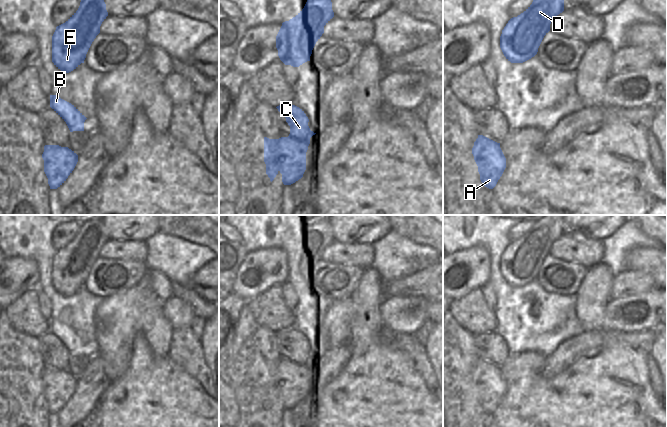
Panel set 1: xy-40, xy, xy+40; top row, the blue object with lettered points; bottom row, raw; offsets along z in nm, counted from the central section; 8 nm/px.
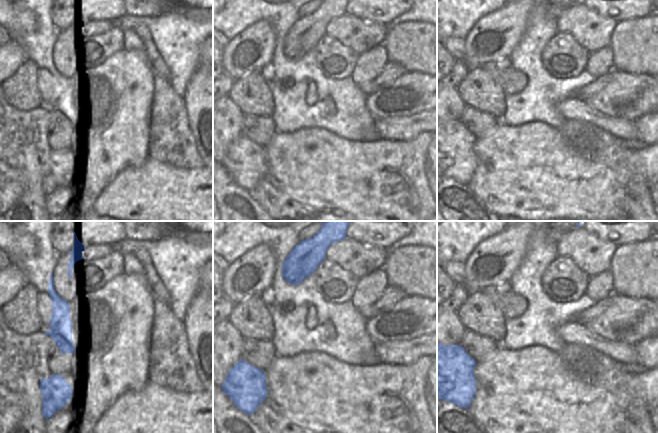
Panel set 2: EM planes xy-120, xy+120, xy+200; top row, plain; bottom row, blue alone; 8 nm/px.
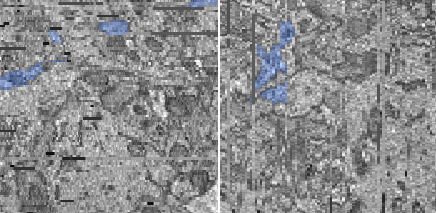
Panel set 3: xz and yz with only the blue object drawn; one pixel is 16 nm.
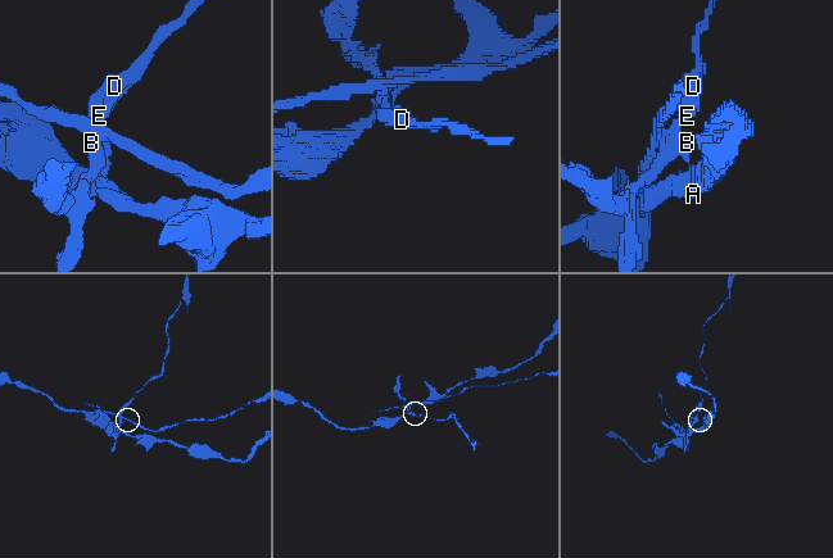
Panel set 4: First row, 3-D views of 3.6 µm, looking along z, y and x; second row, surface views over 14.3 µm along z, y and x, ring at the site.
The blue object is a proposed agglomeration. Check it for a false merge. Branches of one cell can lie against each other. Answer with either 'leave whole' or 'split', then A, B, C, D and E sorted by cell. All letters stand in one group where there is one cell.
split; groups A / B C D E

